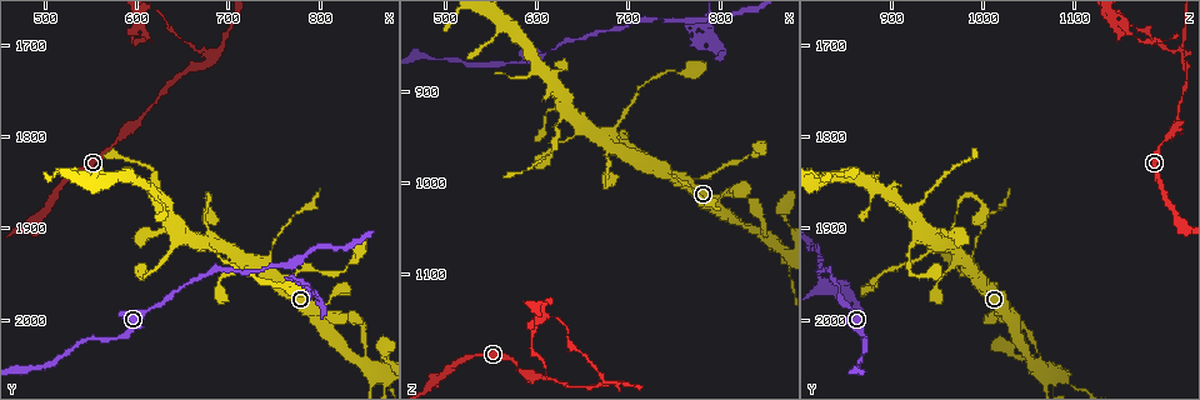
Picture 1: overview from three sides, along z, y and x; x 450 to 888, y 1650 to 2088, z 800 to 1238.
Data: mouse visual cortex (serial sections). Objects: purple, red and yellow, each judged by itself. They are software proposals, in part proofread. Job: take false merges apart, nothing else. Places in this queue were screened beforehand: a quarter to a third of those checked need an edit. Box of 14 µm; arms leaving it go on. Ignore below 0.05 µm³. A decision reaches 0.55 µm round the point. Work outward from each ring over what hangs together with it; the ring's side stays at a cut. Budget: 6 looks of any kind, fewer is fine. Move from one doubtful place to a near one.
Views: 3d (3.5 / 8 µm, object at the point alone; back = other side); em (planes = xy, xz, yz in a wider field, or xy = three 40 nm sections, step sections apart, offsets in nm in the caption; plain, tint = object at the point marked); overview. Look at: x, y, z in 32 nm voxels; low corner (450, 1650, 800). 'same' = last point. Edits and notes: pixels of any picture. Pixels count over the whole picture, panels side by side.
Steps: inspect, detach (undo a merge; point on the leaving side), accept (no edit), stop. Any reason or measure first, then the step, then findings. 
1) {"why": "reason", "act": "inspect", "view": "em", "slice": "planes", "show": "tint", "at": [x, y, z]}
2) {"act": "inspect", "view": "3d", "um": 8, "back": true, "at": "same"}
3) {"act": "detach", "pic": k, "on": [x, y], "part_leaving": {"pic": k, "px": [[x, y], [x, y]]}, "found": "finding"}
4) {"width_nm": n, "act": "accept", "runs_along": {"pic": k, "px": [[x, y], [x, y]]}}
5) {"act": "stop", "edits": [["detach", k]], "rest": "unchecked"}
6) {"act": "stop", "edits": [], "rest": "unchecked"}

{"why": "side arm on a straight run", "act": "inspect", "view": "3d", "um": 8, "back": true, "at": [740, 1935, 985]}

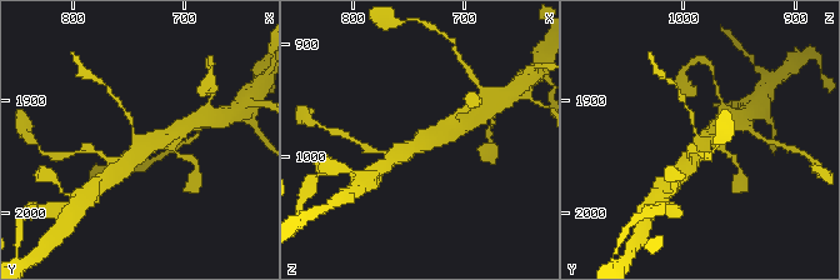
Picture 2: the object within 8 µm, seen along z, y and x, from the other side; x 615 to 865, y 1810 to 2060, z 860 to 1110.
{"why": "now the EM", "act": "inspect", "view": "em", "slice": "xy", "step": 2, "show": "tint", "at": [738, 1936, 986]}

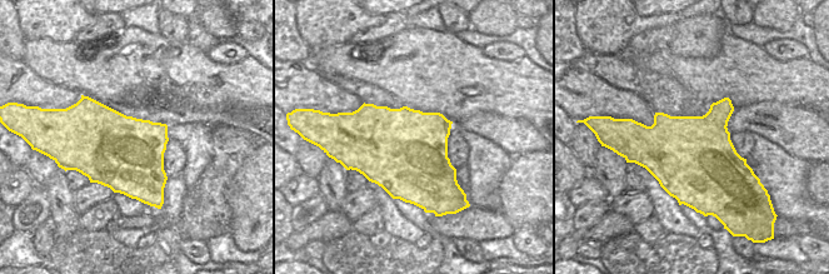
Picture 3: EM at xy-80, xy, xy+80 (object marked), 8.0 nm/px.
{"arm_widths_nm": [100, 500, 500], "act": "accept", "runs_along": {"pic": 2, "px": [[118, 170], [149, 143], [174, 131]]}, "found": "continuous, no second cell"}

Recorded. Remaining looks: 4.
{"why": "four or more arms meet", "act": "inspect", "view": "3d", "um": 3.5, "at": [680, 1920, 945]}

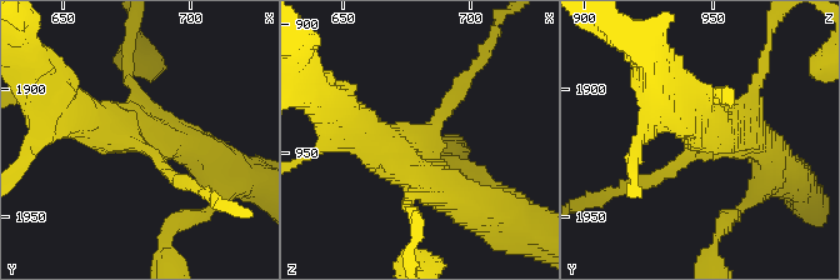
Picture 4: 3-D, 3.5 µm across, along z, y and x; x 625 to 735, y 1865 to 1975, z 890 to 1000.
{"arms": 4, "arm_widths_nm": [150, 200, 450, 600], "why": "now the EM", "act": "inspect", "view": "em", "slice": "planes", "show": "tint", "at": [677, 1921, 945]}

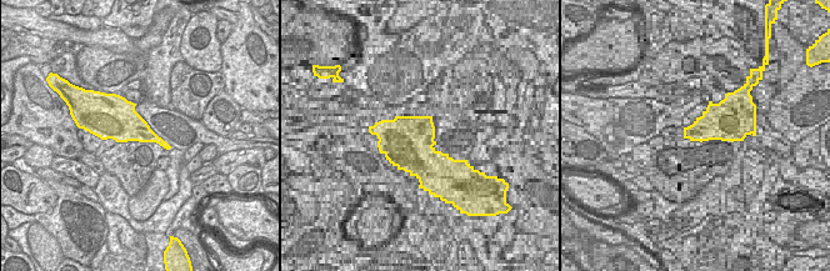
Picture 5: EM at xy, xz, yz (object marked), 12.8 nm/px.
{"act": "accept", "runs_along": {"pic": 4, "px": [[463, 201], [428, 186], [335, 109]]}, "found": "continuous, no second cell"}

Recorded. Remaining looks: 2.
{"act": "stop", "edits": [], "rest": "unchecked"}

